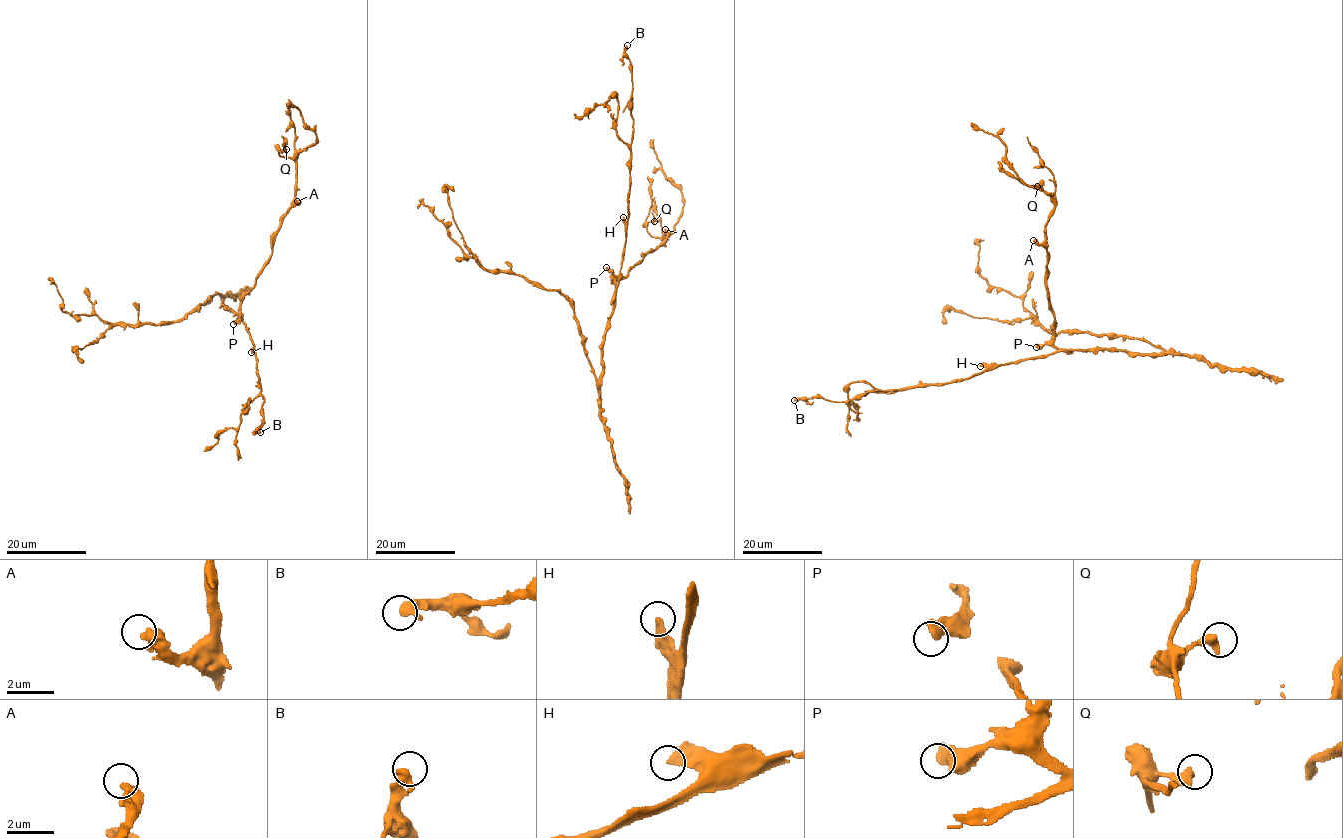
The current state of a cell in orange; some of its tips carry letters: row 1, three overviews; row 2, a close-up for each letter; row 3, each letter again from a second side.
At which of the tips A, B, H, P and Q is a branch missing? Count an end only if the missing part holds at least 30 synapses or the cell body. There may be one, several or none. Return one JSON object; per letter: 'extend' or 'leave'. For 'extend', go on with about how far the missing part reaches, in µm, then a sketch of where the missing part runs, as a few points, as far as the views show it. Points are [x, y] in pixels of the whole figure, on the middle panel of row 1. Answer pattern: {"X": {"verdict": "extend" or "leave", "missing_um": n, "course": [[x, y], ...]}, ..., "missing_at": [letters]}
{"A": {"verdict": "leave"}, "B": {"verdict": "leave"}, "H": {"verdict": "leave"}, "P": {"verdict": "leave"}, "Q": {"verdict": "leave"}, "missing_at": []}

